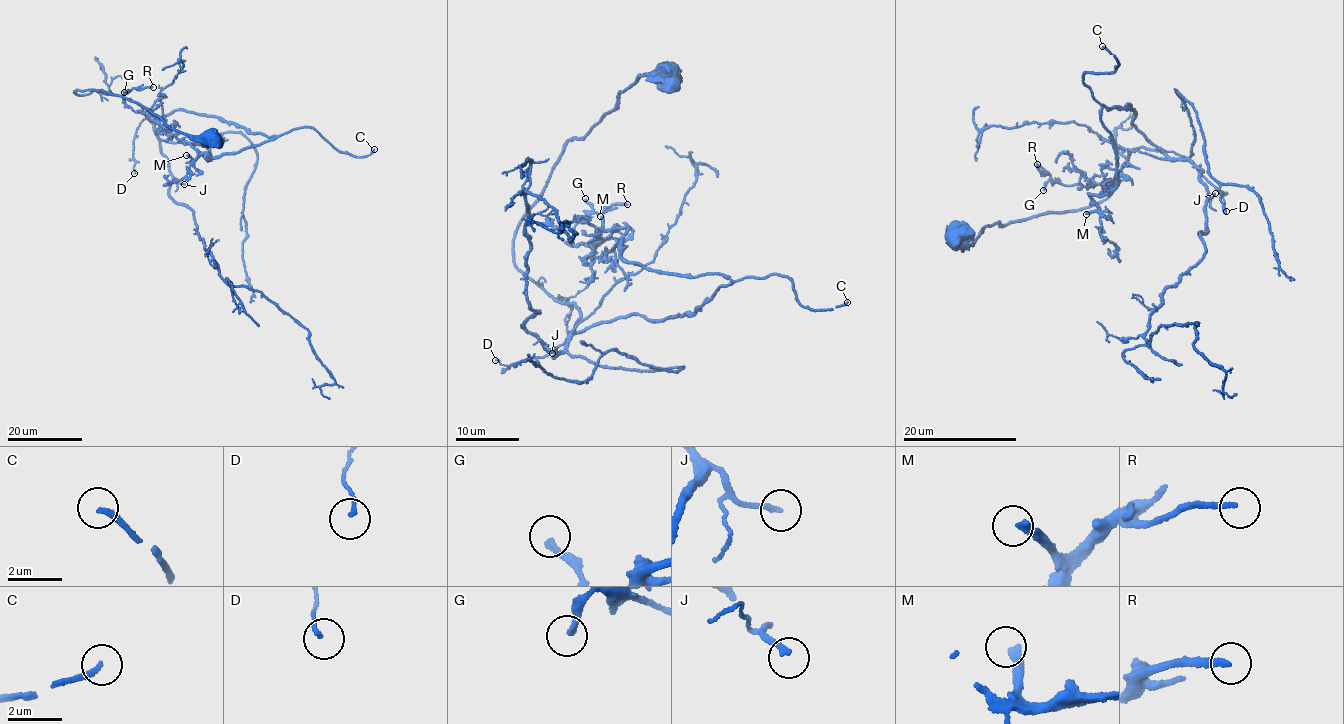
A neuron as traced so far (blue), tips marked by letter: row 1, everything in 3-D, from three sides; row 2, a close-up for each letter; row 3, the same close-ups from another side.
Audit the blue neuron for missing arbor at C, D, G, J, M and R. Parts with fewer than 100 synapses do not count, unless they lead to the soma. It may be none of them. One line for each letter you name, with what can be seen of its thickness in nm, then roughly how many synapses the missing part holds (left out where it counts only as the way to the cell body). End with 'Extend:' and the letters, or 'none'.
C: 190 nm | 200 syn
M: 320 nm | 250 syn
Extend: C, M

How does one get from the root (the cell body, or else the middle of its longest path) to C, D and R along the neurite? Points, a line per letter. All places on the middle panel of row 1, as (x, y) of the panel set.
C: (666, 68), (566, 140), (518, 271), (578, 332), (753, 275), (847, 302)
D: (666, 68), (566, 140), (518, 224), (514, 265), (573, 304), (574, 331), (542, 357), (495, 360)
R: (666, 68), (566, 140), (518, 224), (514, 265), (578, 332), (730, 282), (570, 242), (627, 204)

